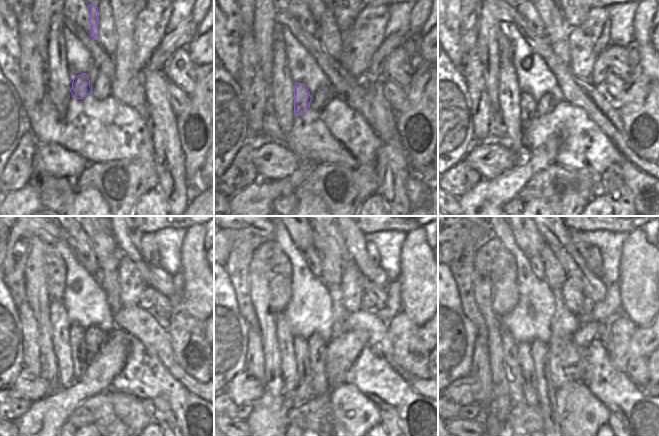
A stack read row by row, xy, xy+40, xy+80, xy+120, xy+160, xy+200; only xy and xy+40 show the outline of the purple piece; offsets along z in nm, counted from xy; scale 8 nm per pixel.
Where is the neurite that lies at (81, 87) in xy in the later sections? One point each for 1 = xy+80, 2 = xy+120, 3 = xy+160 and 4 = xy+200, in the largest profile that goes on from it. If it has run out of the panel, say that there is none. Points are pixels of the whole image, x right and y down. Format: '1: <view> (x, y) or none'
1: xy+80 (527, 103)
2: xy+120 (77, 334)
3: xy+160 (300, 344)
4: xy+200 (524, 349)

